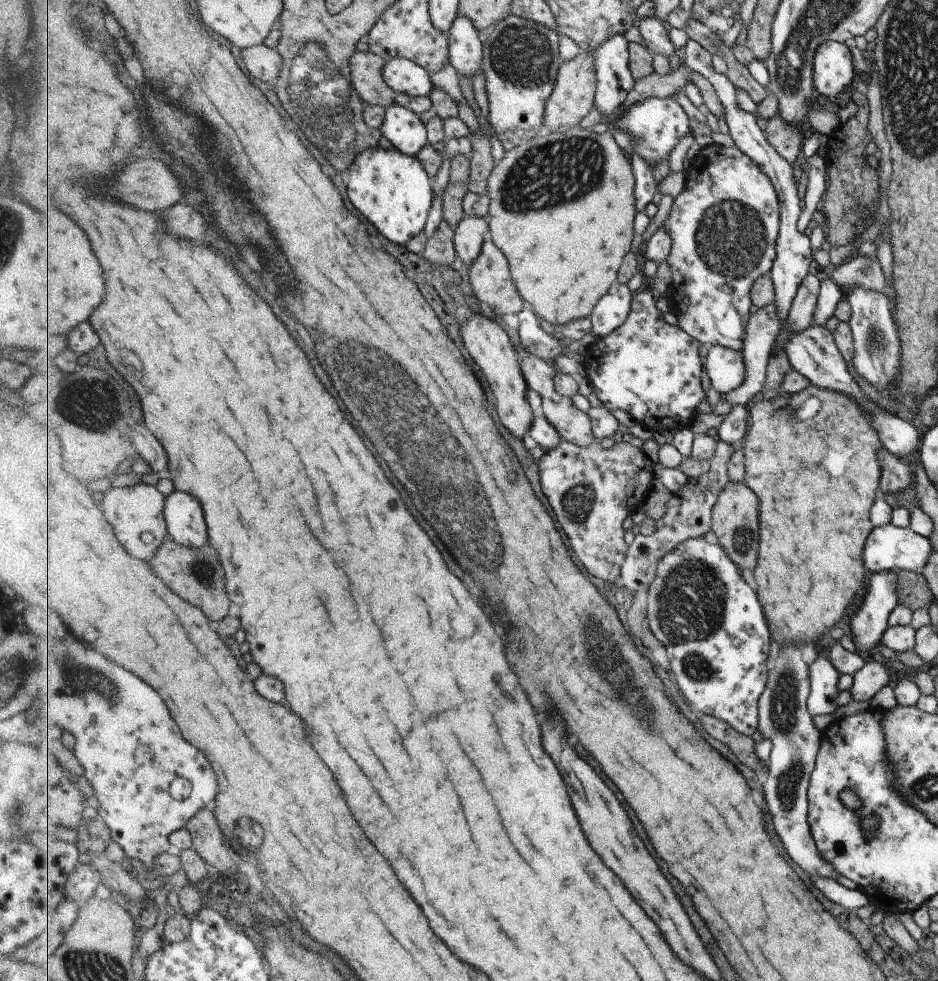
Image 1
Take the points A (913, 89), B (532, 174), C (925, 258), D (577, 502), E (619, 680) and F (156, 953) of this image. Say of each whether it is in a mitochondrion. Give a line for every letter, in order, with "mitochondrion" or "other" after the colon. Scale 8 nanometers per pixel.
A: mitochondrion
B: mitochondrion
C: other
D: mitochondrion
E: mitochondrion
F: other

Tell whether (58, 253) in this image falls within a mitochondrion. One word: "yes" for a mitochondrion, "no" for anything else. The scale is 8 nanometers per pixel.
no

